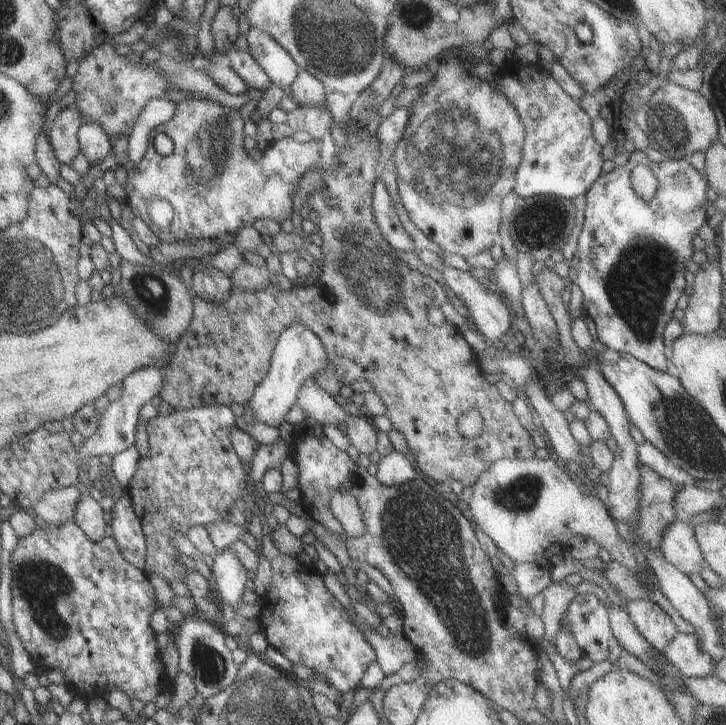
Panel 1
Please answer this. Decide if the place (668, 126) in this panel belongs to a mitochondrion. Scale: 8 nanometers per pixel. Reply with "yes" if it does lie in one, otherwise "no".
yes

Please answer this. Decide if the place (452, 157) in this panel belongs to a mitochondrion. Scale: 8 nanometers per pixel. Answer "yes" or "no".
yes

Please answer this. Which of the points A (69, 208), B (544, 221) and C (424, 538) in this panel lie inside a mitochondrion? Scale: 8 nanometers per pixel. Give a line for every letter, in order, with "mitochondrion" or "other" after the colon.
A: other
B: mitochondrion
C: mitochondrion

